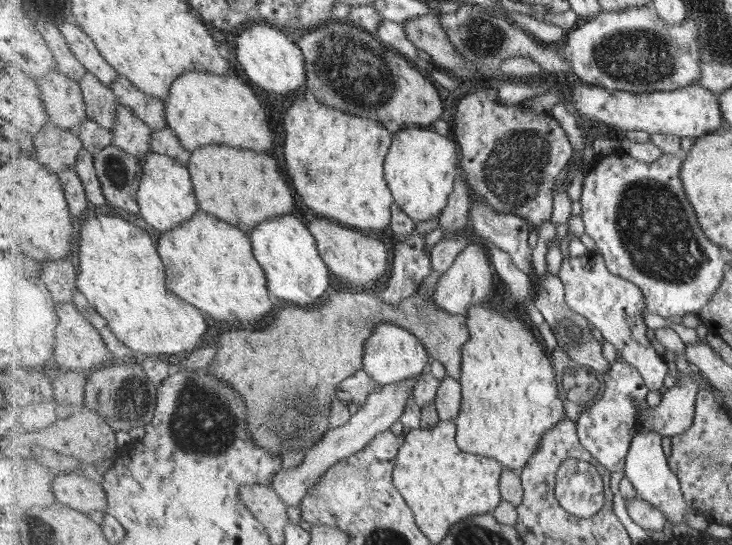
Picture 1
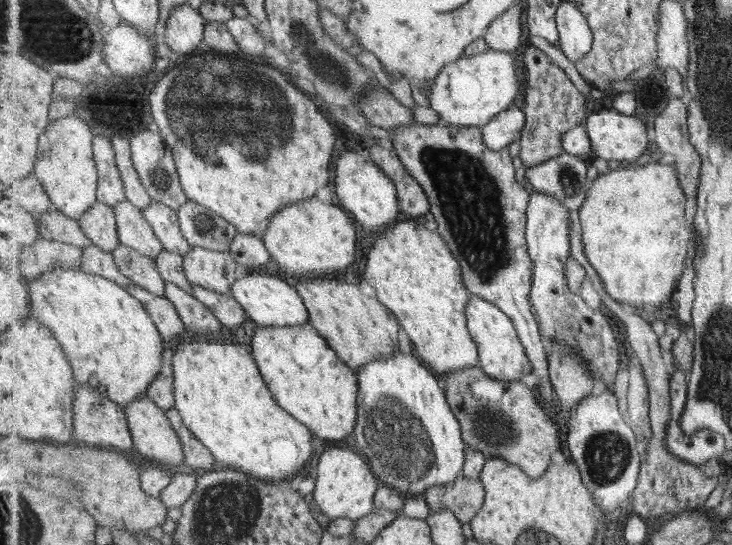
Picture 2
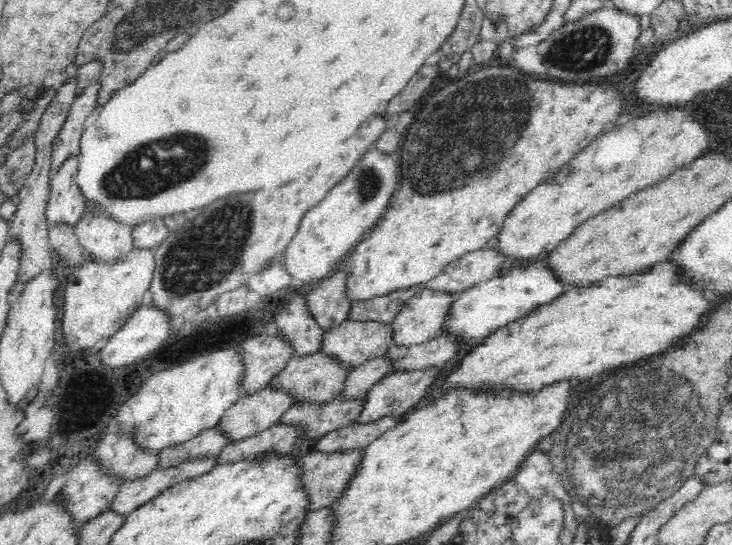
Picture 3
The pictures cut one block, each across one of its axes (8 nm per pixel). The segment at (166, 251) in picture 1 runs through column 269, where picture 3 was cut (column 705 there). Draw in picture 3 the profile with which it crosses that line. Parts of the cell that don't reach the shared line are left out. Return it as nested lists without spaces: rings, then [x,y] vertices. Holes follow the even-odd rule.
[[[664,259],[636,274],[608,277],[590,285],[566,288],[551,303],[535,308],[528,316],[510,322],[484,337],[476,346],[468,348],[461,363],[444,379],[441,392],[452,386],[493,386],[534,392],[564,378],[586,380],[594,374],[620,366],[622,362],[634,362],[650,354],[670,350],[676,342],[681,342],[695,331],[704,314],[716,309],[716,306],[712,308],[712,300],[704,298],[707,290],[695,288],[692,279],[675,260]]]

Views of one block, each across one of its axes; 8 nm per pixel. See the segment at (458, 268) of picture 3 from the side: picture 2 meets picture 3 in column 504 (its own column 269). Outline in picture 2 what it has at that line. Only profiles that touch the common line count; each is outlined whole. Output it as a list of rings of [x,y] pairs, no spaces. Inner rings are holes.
[[[238,232],[229,251],[245,273],[264,272],[264,266],[267,266],[273,259],[263,237],[254,234]]]

